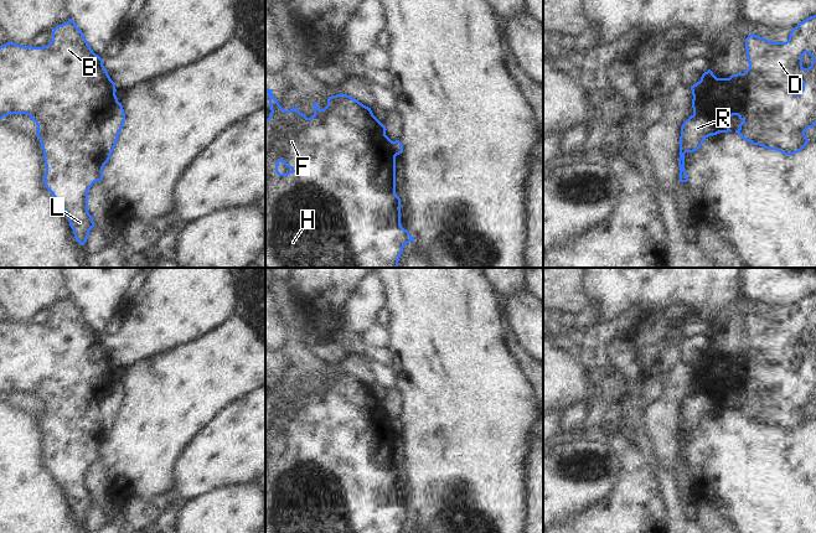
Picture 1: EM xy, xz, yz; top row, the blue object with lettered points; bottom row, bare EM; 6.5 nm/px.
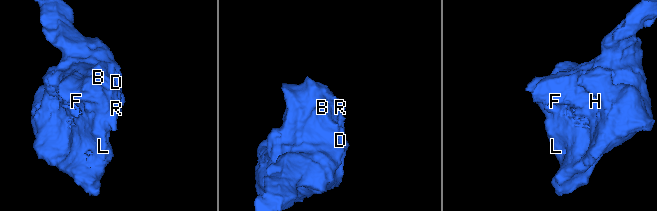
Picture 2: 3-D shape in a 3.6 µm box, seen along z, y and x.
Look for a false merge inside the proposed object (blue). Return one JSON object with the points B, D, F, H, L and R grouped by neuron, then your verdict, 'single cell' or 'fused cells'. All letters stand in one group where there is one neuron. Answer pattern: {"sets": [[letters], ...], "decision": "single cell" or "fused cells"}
{"sets": [["B", "D", "F", "H", "L"], ["R"]], "decision": "fused cells"}

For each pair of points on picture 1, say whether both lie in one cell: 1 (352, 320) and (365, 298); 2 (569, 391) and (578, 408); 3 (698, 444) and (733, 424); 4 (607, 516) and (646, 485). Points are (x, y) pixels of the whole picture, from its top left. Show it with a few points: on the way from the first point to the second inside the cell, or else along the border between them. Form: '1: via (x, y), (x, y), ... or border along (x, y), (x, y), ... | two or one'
1: via (357, 315), (365, 303) | one
2: border along (597, 387), (593, 387), (567, 408) | two
3: via (707, 444), (713, 444), (724, 433) | one
4: via (616, 515), (636, 495) | one

